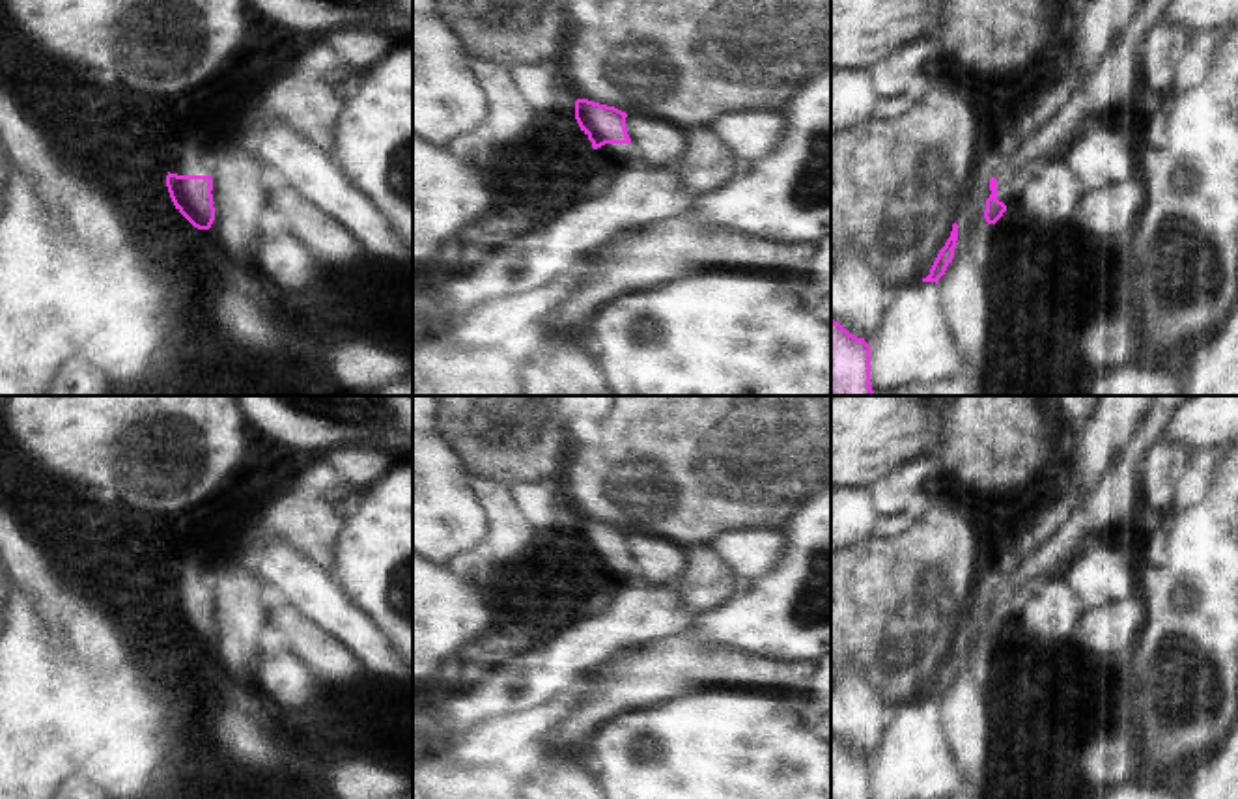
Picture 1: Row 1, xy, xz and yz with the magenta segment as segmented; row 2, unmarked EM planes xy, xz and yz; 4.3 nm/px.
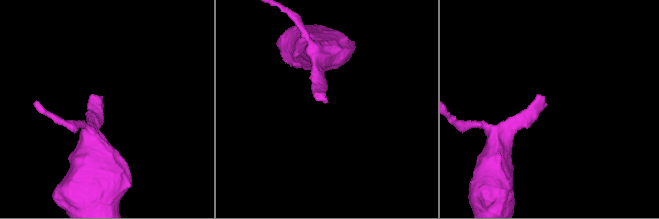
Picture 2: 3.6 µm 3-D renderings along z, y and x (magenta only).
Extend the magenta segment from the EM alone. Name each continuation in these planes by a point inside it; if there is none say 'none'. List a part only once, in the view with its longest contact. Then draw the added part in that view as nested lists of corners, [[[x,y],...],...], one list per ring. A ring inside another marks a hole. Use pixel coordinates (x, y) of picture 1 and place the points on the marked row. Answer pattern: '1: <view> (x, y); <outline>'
1: xy (191, 157); [[[183,136],[174,149],[168,172],[177,175],[211,175],[213,166],[213,146],[198,136]]]

